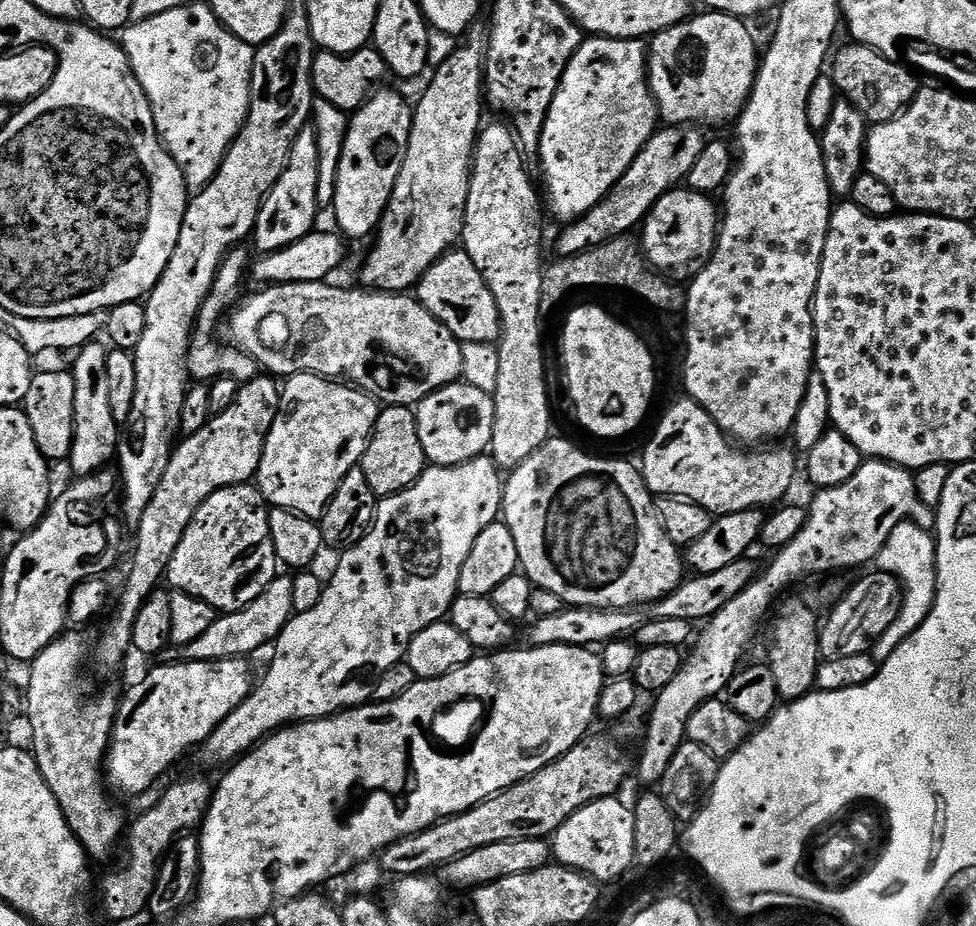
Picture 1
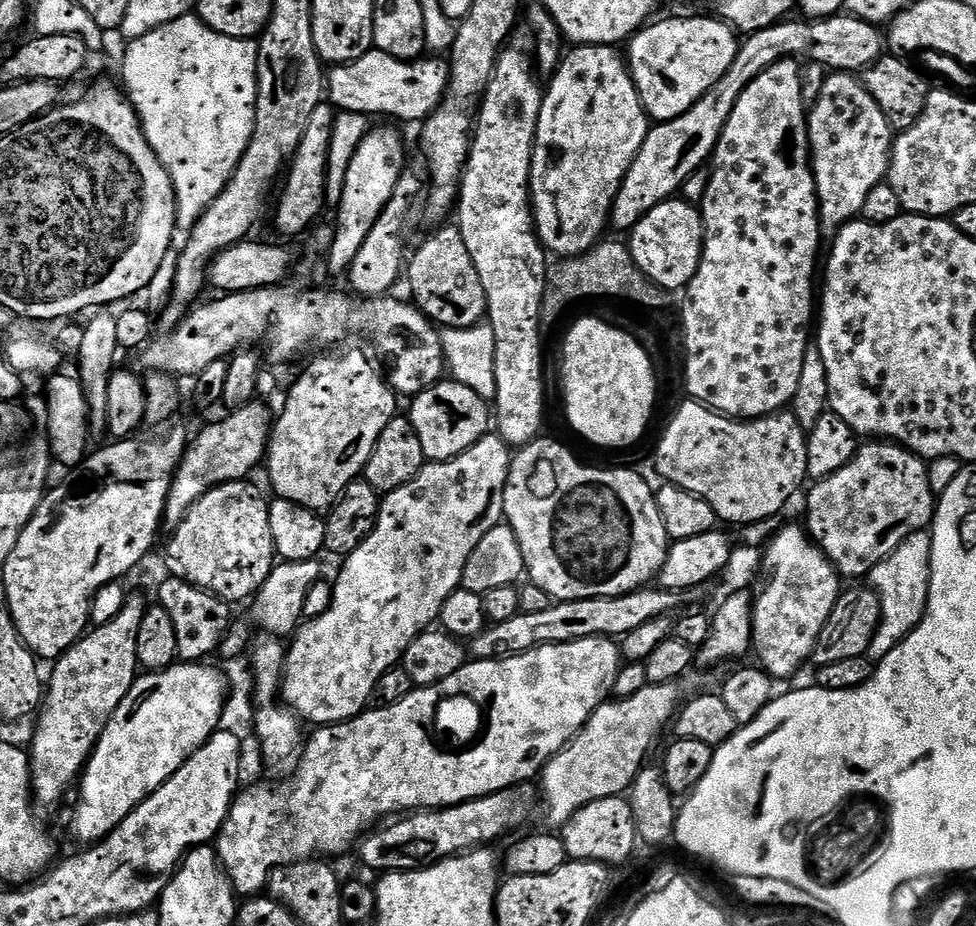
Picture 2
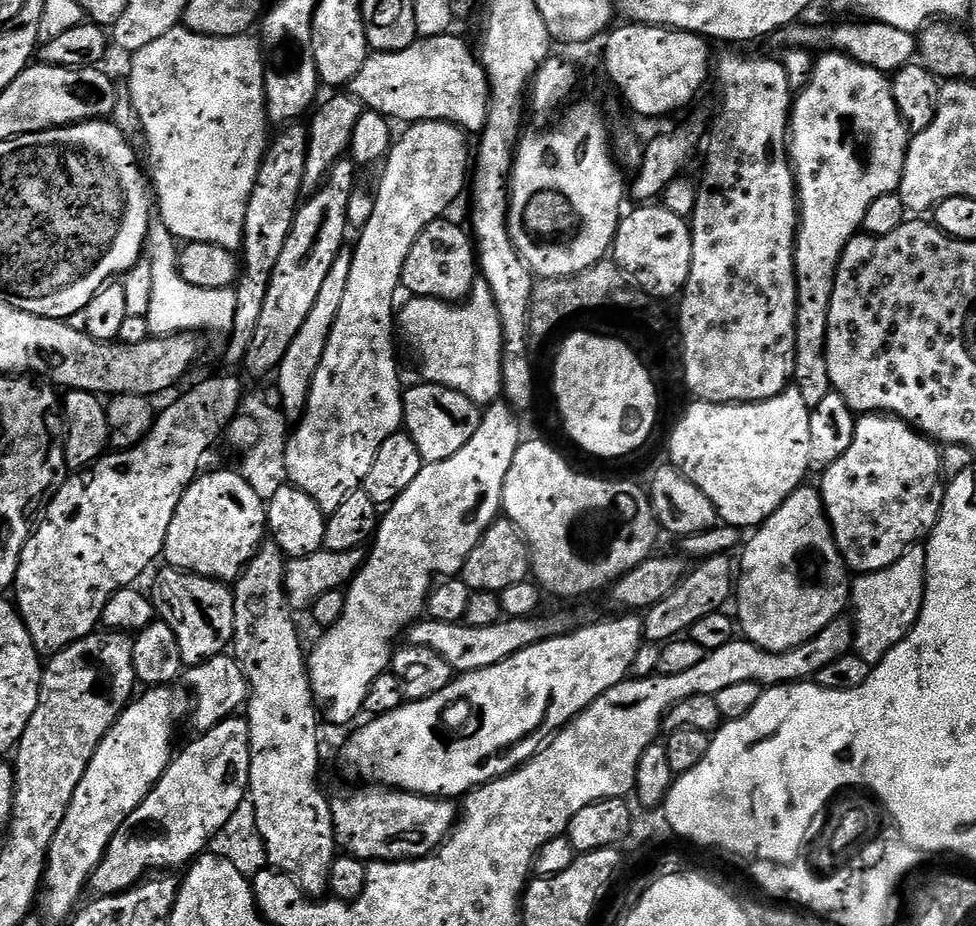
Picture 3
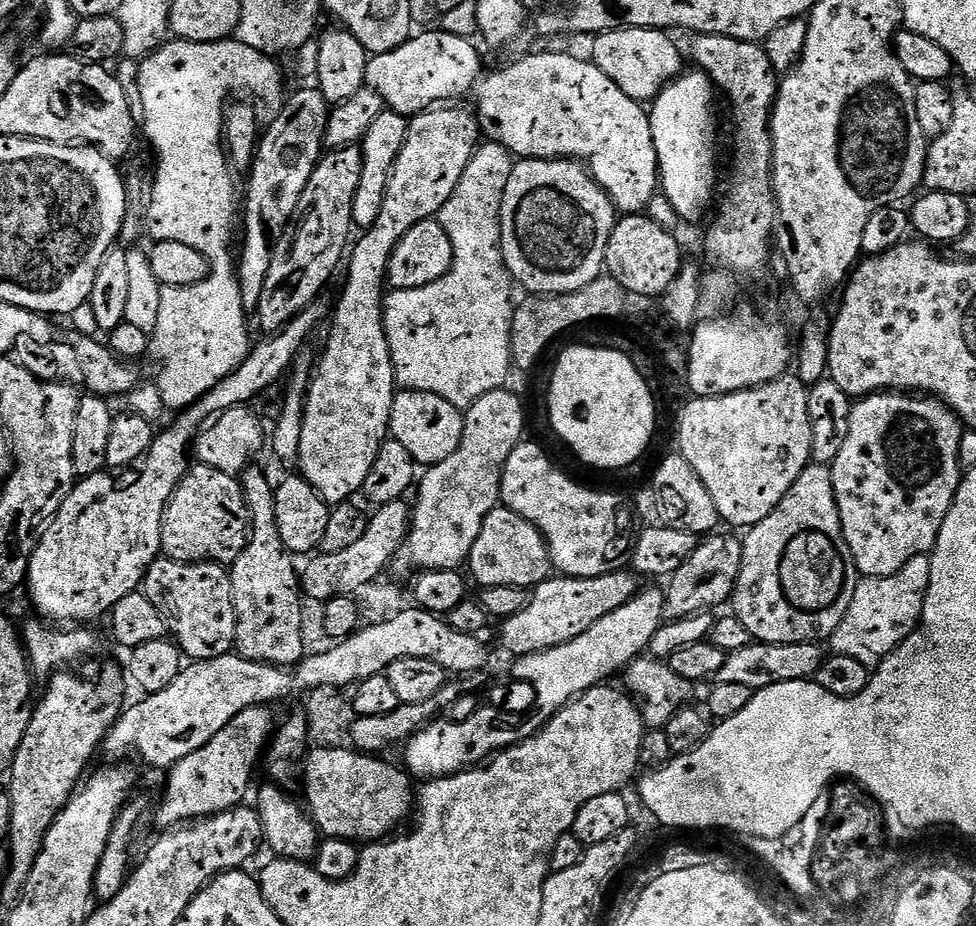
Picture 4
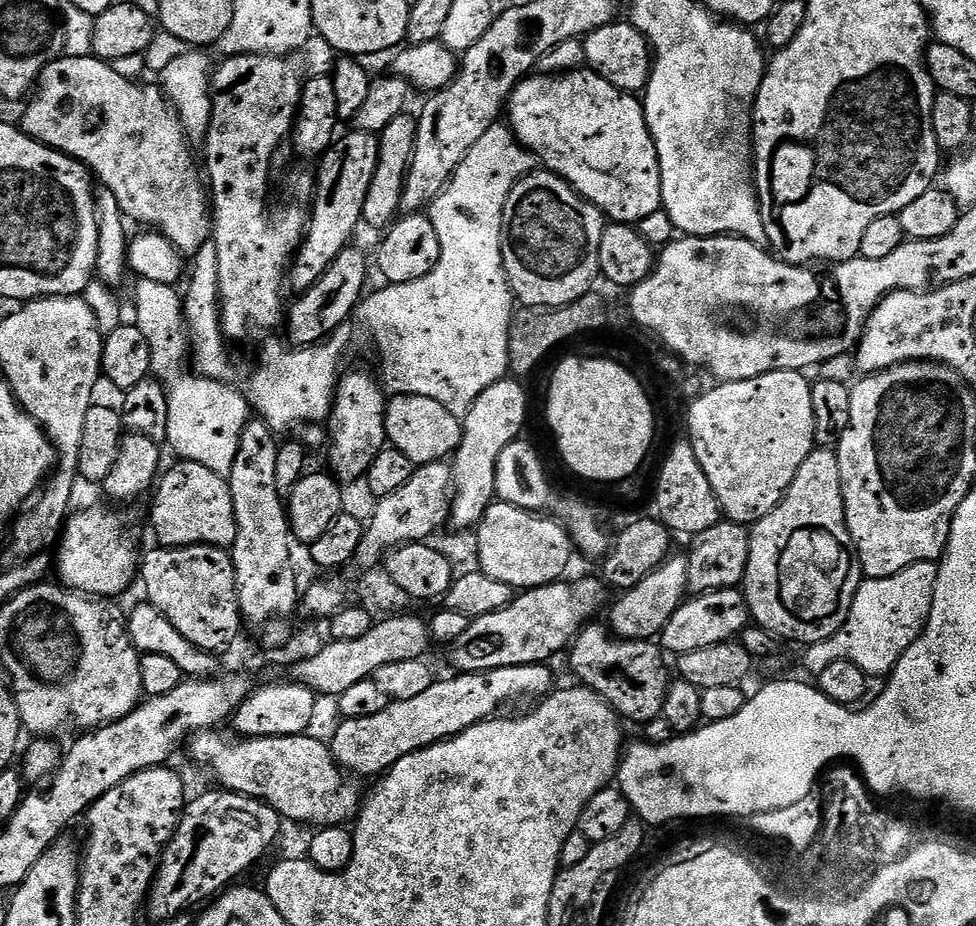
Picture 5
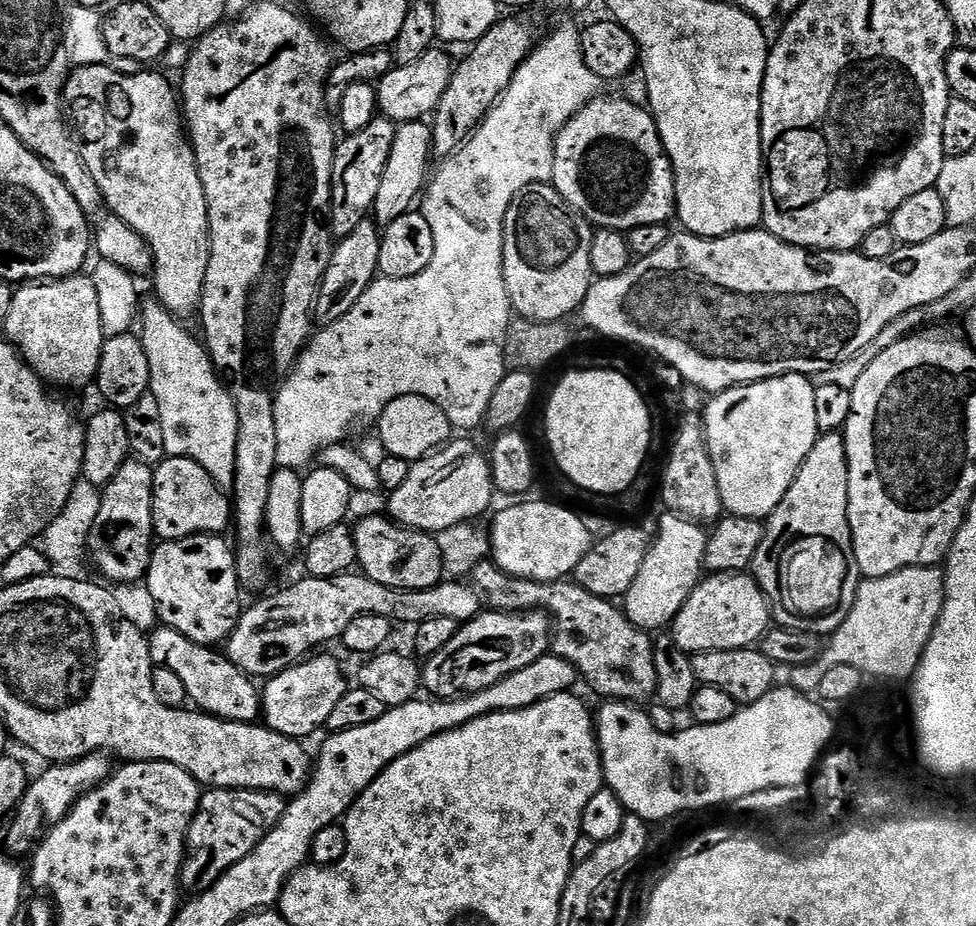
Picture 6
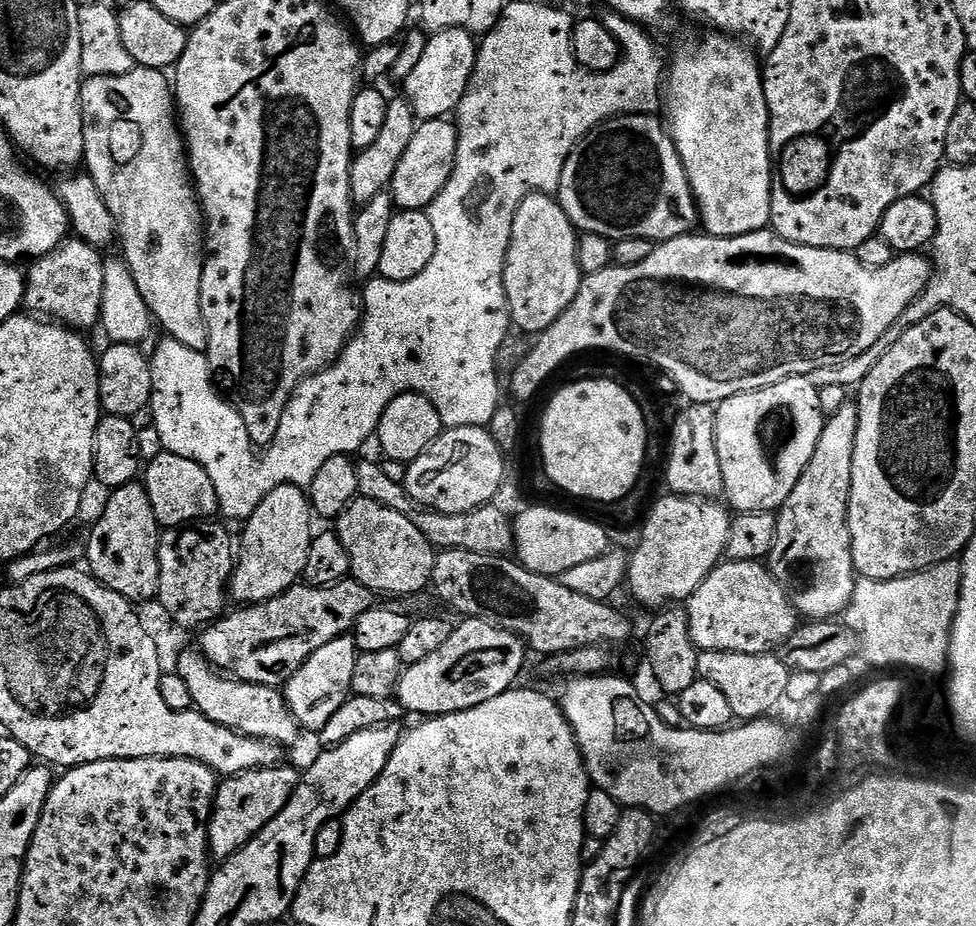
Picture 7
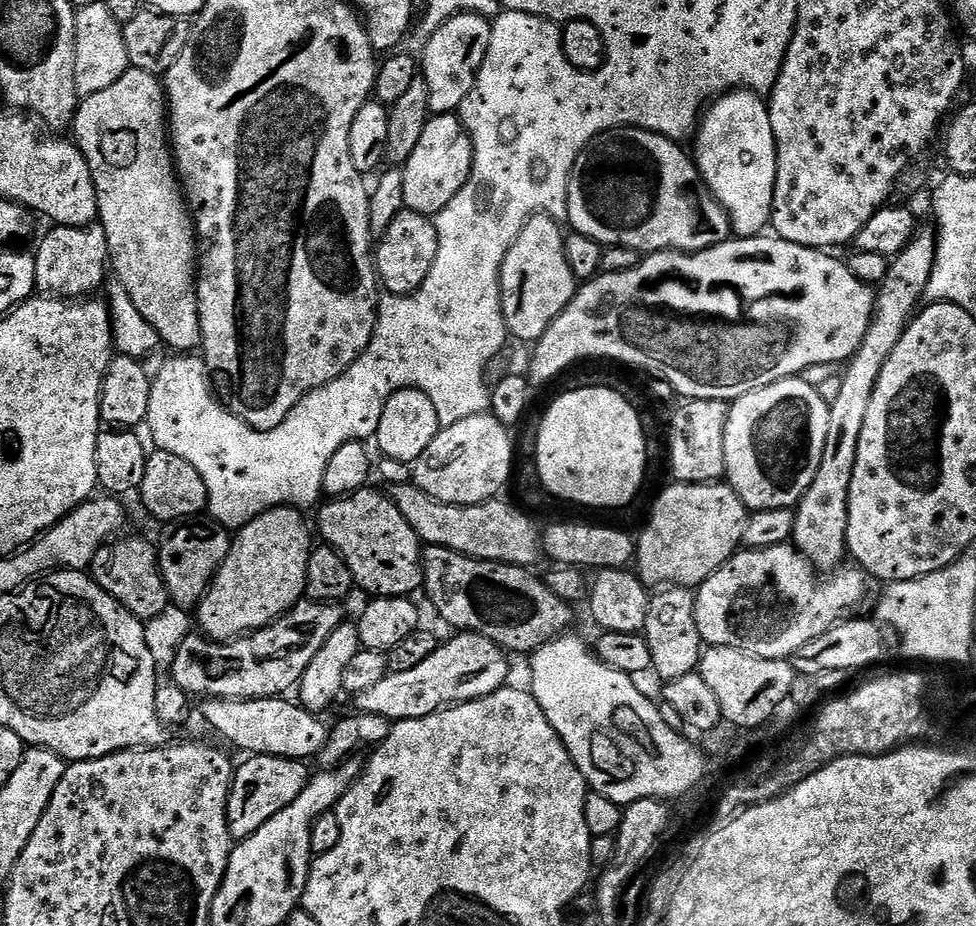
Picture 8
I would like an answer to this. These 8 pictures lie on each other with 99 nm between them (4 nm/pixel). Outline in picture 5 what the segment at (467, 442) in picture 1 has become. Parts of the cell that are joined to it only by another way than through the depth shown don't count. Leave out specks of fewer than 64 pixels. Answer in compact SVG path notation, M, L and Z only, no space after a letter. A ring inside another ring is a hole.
M393 395L384 410L384 425L387 443L402 450L402 454L406 454L406 458L410 458L414 466L447 461L464 437L461 417L450 414L450 410L442 406L442 402L434 402L434 398L421 396Z

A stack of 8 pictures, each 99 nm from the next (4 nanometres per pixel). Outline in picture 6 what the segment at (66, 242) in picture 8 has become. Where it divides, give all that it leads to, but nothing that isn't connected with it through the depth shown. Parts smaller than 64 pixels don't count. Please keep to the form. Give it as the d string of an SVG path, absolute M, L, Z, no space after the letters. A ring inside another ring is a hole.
M77 274L57 280L29 280L21 283L12 293L2 332L8 343L16 345L25 362L49 385L61 384L64 388L91 385L98 374L102 346L106 339L102 330L102 313L98 311L98 290L94 288L91 275Z

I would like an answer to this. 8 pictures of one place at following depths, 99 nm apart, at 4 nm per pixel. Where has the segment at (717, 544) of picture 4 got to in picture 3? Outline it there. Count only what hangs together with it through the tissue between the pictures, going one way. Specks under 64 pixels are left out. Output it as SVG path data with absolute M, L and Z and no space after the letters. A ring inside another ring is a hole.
M727 555L710 556L699 561L700 564L696 569L689 571L685 575L684 580L670 594L666 594L666 598L662 598L662 602L658 602L655 606L647 609L643 613L642 623L644 625L644 640L650 644L665 645L669 640L683 637L685 633L692 629L694 622L706 618L706 614L714 614L721 611L725 607L724 603L729 603L730 597L734 592L734 564L728 561Z

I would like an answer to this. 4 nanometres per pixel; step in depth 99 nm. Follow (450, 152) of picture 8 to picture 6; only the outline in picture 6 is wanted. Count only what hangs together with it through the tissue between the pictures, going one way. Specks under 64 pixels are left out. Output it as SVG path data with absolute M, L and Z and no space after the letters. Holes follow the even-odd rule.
M415 120L399 125L394 134L394 146L390 150L390 158L386 162L386 171L382 174L382 183L378 189L378 198L374 198L371 215L377 225L386 226L402 214L413 211L412 204L421 199L422 193L430 179L428 163L434 160L432 150L432 126L424 120Z

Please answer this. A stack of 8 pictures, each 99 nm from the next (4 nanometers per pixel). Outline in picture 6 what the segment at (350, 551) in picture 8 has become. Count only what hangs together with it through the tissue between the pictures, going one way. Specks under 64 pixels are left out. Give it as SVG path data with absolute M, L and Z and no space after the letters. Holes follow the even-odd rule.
M384 514L357 519L352 533L359 571L374 582L382 582L382 586L426 590L445 579L442 553L435 535L406 528Z

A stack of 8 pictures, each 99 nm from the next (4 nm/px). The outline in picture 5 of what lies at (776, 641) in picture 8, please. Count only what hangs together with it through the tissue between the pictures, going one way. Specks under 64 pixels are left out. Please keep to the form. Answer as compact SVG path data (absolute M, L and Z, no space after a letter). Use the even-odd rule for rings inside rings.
M739 587L723 588L685 599L660 631L658 640L665 653L681 656L689 650L702 650L705 646L718 646L718 642L736 640L749 623L748 604L744 601L743 591Z

